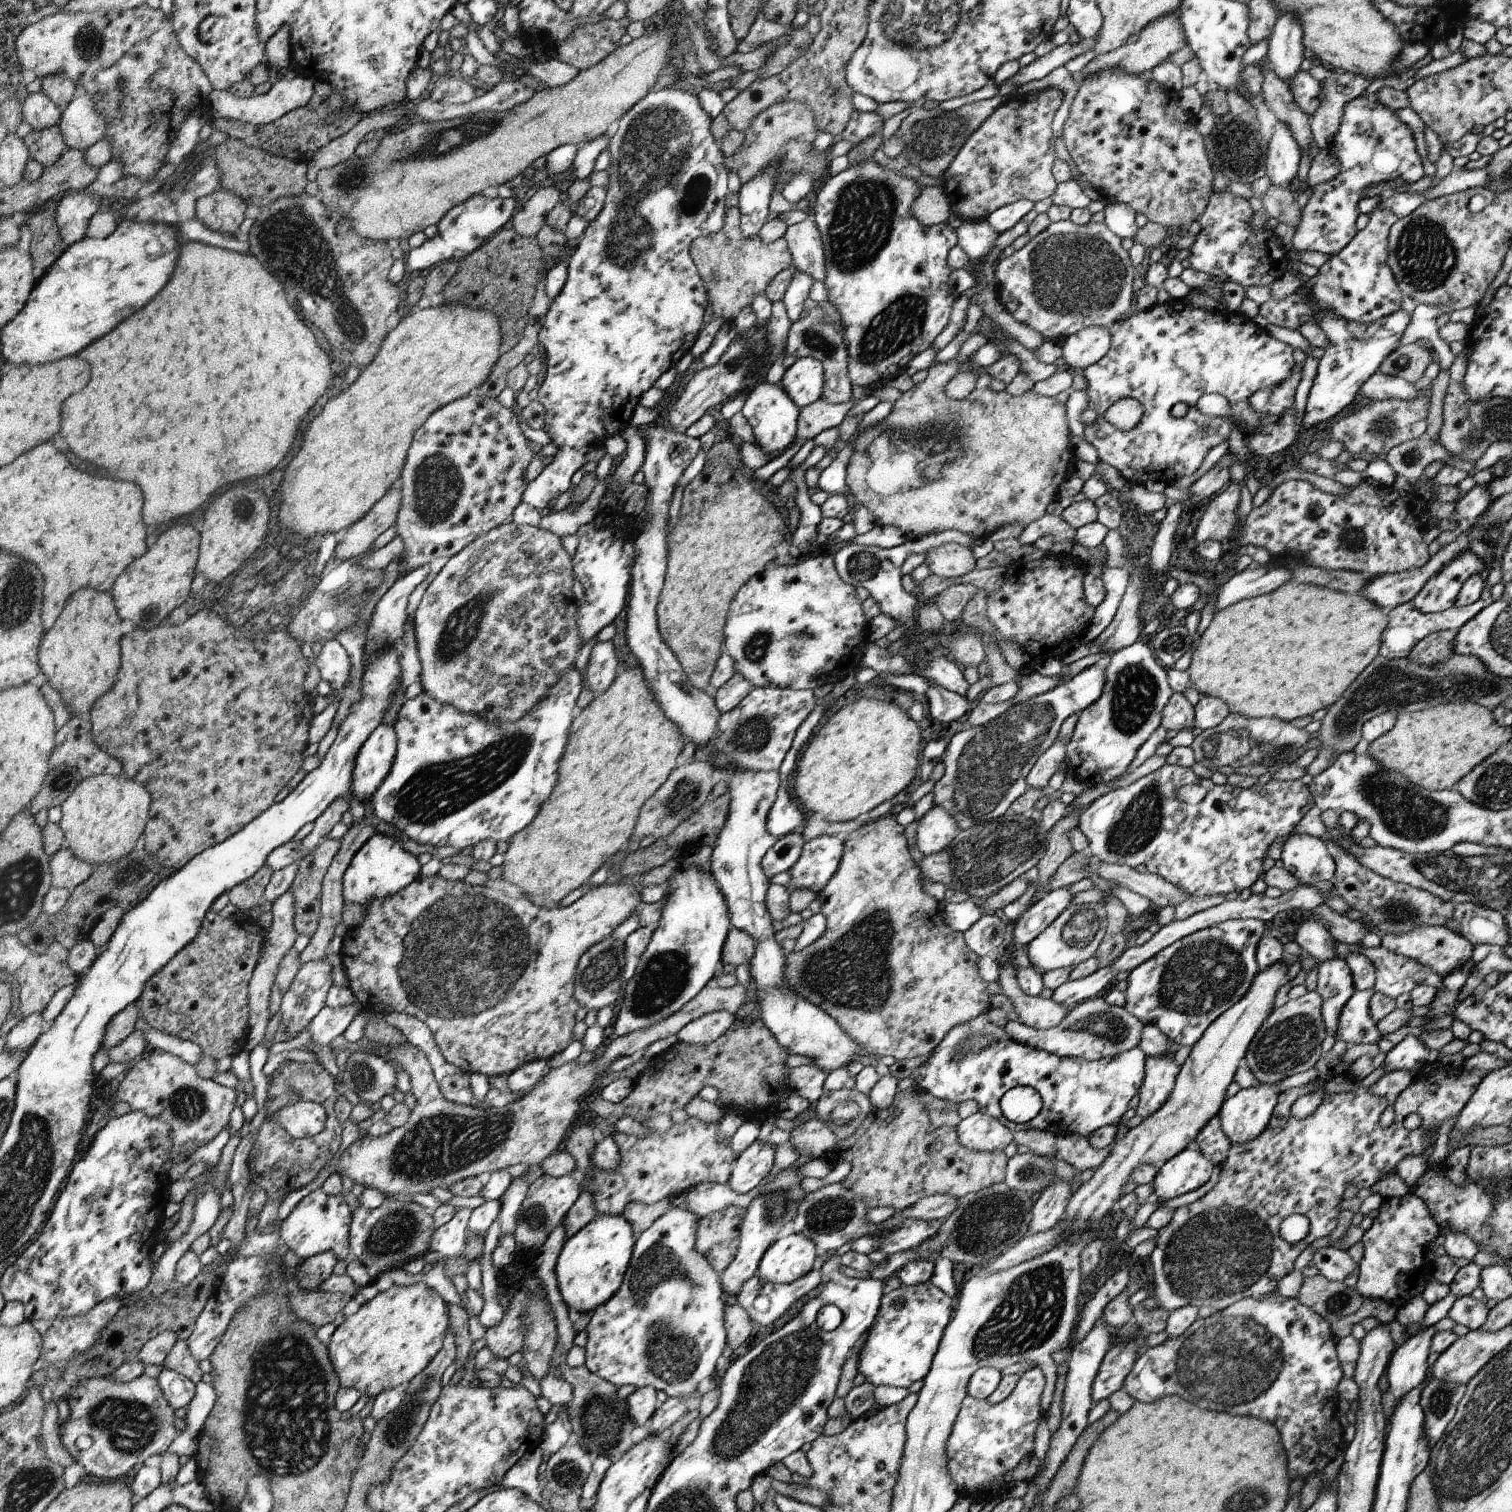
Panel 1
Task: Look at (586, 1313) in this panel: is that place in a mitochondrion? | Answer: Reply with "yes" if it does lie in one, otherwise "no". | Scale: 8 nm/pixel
no

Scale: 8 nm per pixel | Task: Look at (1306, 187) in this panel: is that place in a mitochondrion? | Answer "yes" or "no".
no

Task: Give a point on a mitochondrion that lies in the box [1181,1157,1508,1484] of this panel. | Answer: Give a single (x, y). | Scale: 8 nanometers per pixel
(1442, 1396)

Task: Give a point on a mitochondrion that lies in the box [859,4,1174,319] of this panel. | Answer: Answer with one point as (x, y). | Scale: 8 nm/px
(930, 138)

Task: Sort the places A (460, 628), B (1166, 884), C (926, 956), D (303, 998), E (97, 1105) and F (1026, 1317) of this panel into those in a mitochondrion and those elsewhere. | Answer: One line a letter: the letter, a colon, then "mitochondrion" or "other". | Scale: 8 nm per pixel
A: mitochondrion
B: other
C: other
D: mitochondrion
E: other
F: mitochondrion

